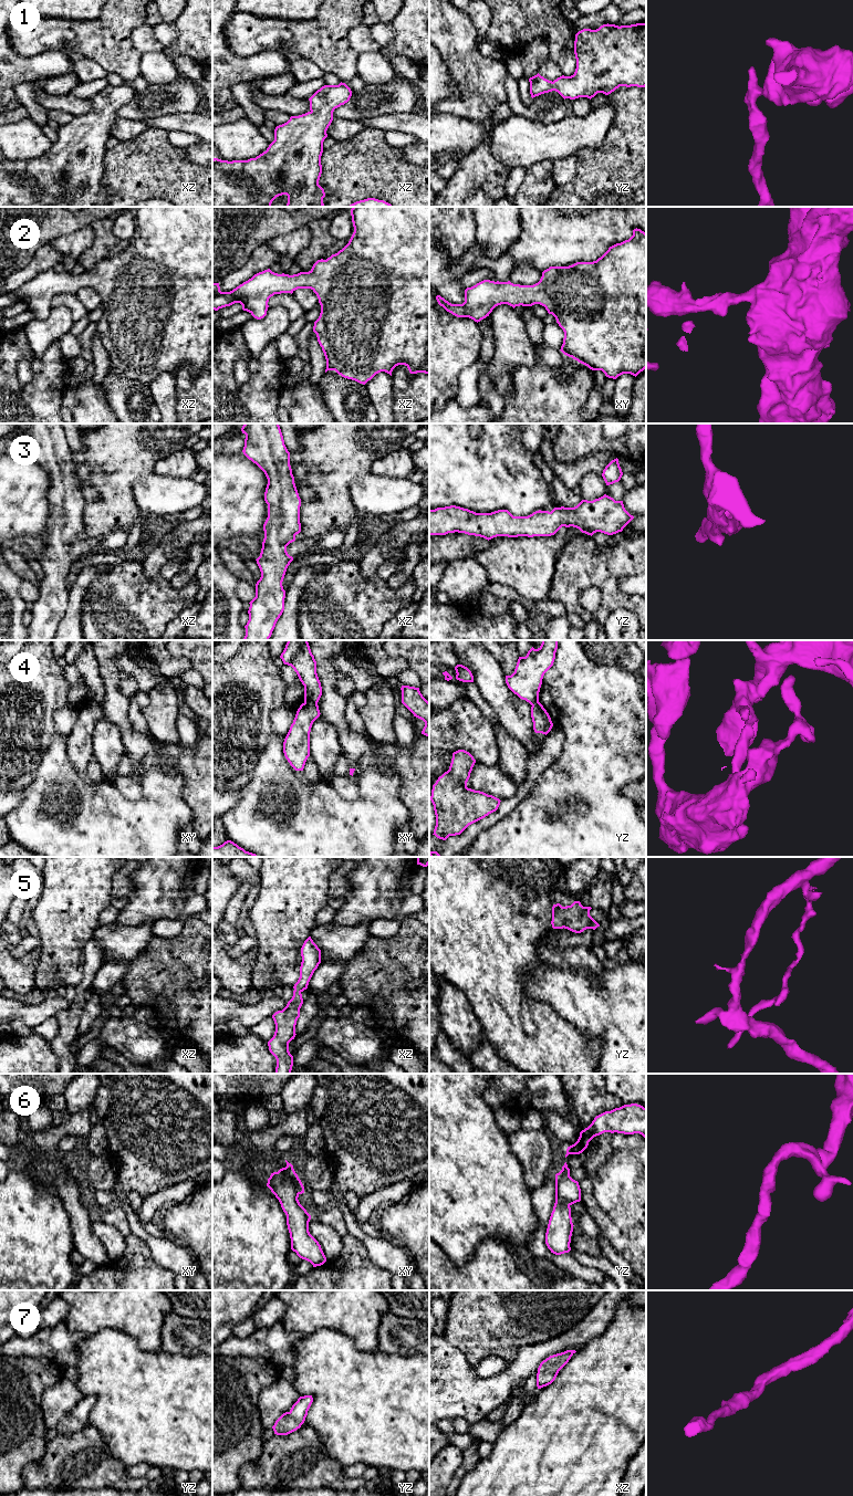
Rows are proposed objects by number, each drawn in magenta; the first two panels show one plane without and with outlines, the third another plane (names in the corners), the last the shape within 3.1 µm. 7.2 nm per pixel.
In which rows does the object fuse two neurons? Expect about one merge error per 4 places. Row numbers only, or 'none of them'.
4

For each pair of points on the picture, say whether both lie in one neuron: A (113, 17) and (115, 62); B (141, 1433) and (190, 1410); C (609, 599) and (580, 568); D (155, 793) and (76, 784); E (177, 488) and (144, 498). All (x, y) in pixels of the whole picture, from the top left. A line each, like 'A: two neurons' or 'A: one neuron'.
A: one neuron
B: one neuron
C: one neuron
D: one neuron
E: one neuron

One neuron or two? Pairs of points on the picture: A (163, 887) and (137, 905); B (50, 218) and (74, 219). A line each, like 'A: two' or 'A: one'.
A: one
B: one

